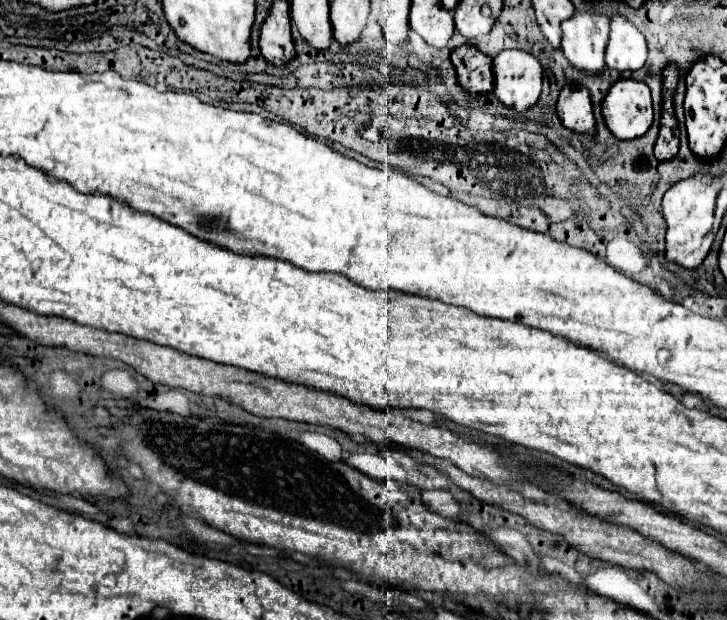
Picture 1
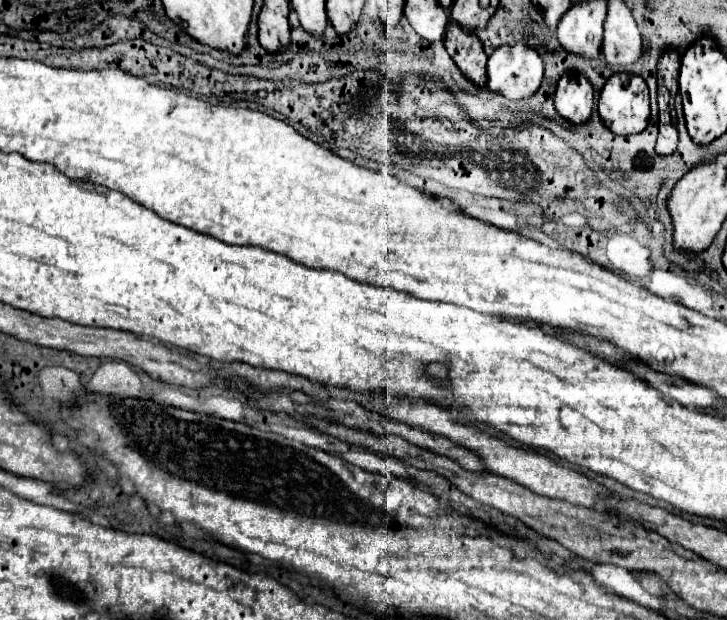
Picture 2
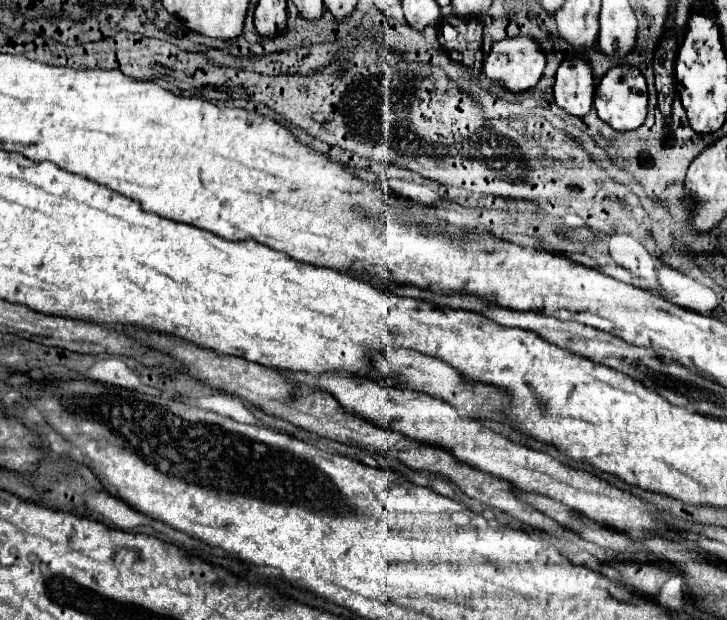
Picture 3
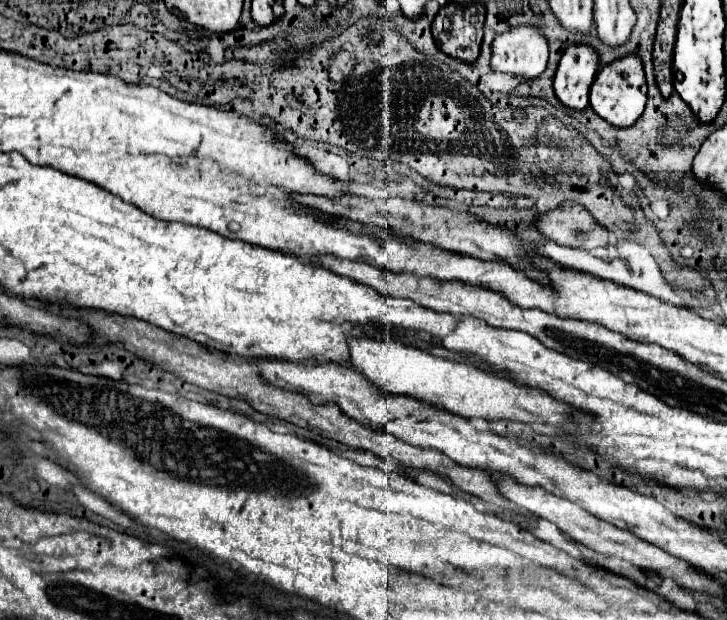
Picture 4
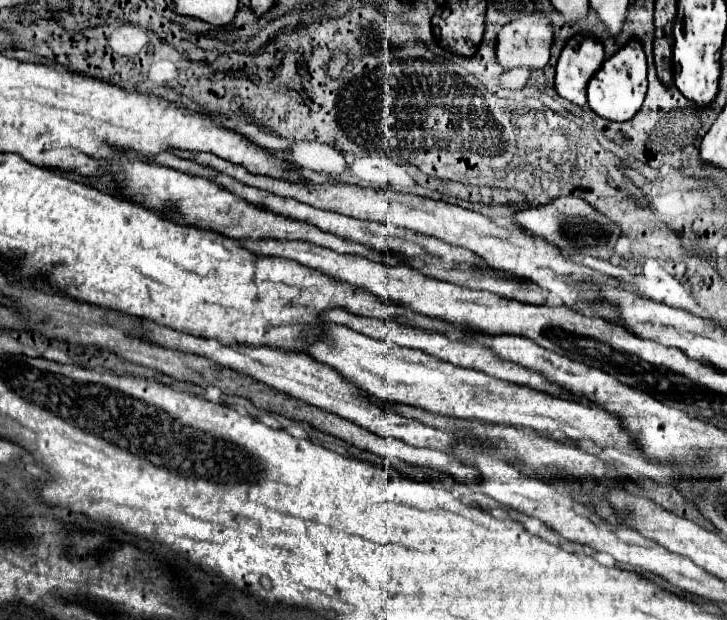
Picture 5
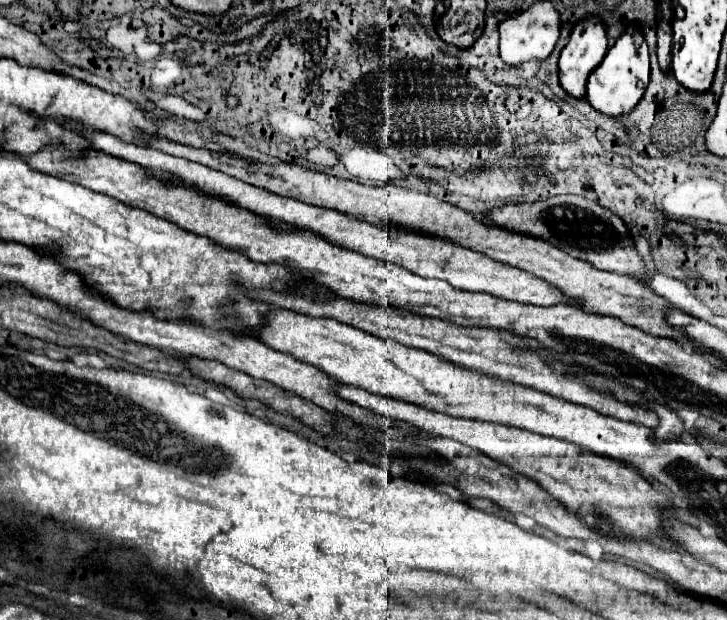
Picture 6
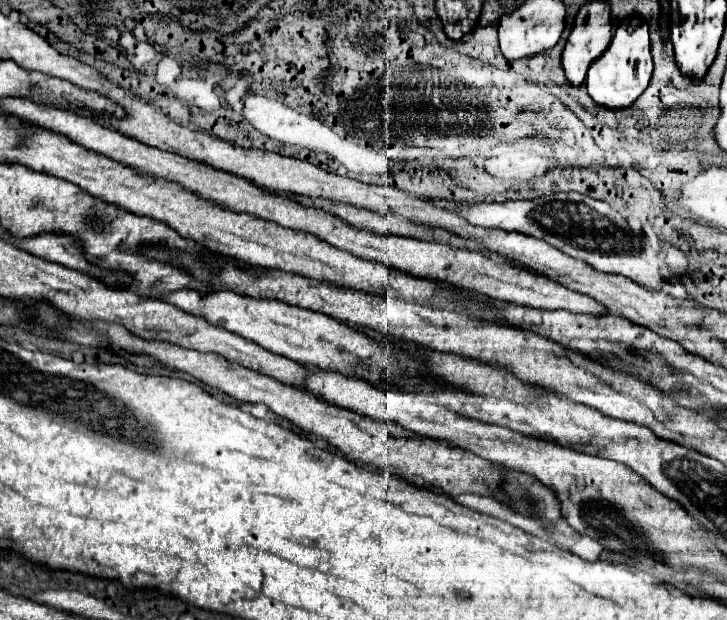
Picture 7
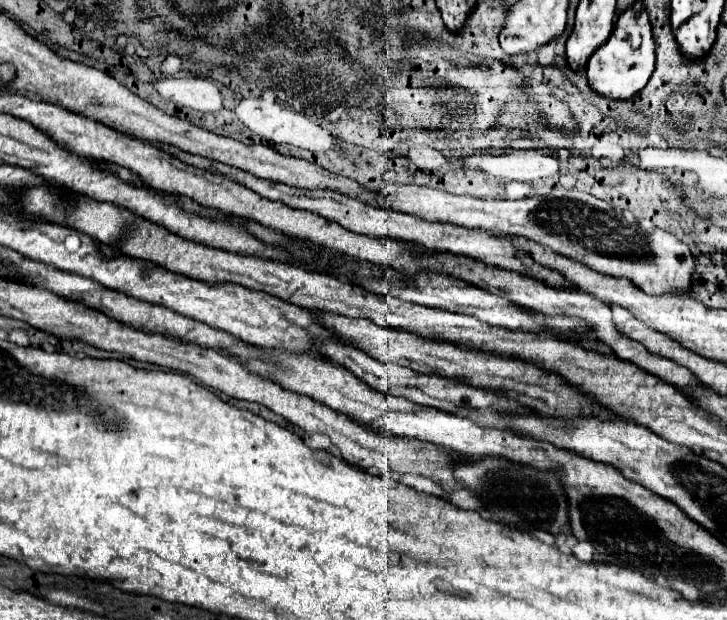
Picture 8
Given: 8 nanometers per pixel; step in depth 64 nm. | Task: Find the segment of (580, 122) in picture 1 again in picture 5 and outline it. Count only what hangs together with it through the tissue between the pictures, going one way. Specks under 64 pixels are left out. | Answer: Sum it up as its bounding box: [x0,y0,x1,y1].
[556,32,604,104]

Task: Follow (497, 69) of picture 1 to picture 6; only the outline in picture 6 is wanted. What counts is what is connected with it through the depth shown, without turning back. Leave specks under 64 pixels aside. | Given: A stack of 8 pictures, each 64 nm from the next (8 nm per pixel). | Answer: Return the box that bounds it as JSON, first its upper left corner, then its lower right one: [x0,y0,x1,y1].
[500,2,562,66]

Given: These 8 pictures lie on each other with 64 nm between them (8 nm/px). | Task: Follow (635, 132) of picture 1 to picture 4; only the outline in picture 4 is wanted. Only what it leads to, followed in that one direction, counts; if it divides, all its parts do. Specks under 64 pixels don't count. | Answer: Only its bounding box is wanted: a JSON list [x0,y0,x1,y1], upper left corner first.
[590,54,646,126]

